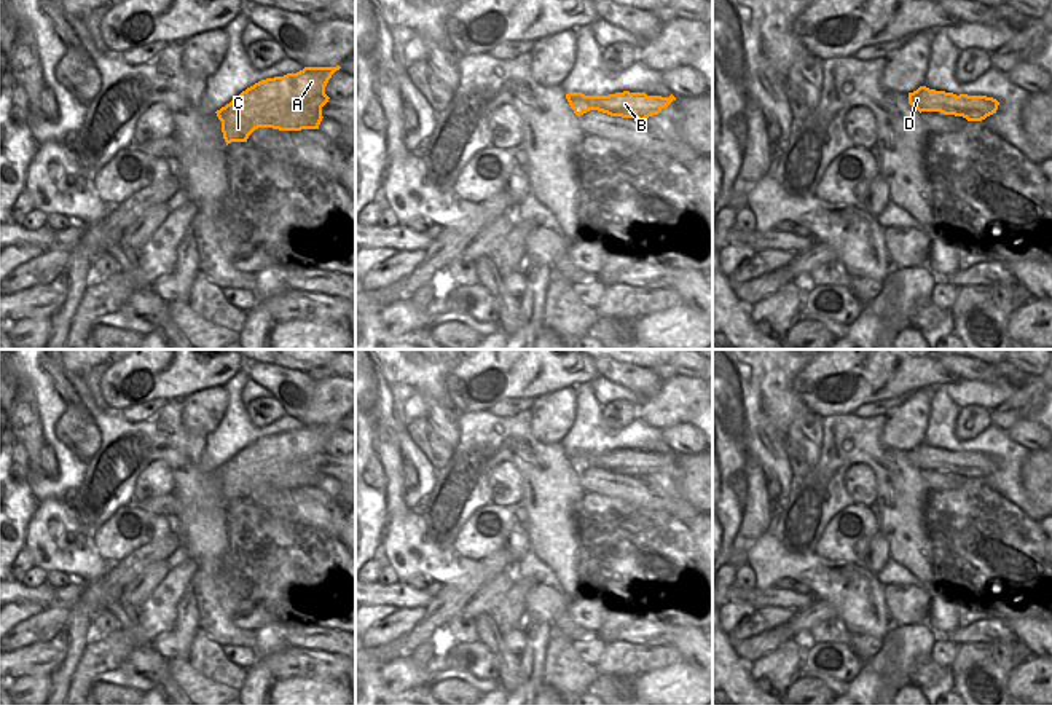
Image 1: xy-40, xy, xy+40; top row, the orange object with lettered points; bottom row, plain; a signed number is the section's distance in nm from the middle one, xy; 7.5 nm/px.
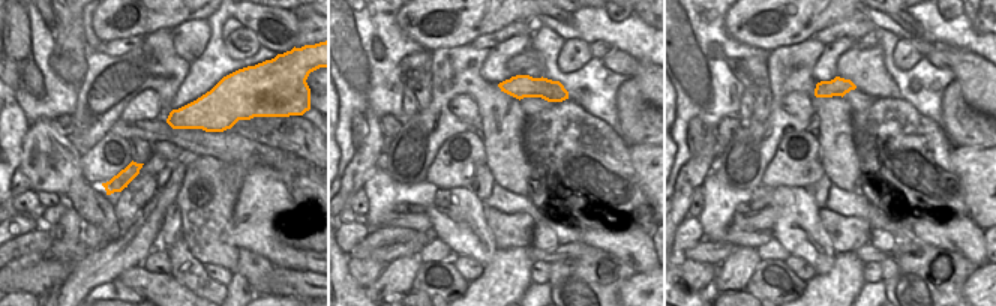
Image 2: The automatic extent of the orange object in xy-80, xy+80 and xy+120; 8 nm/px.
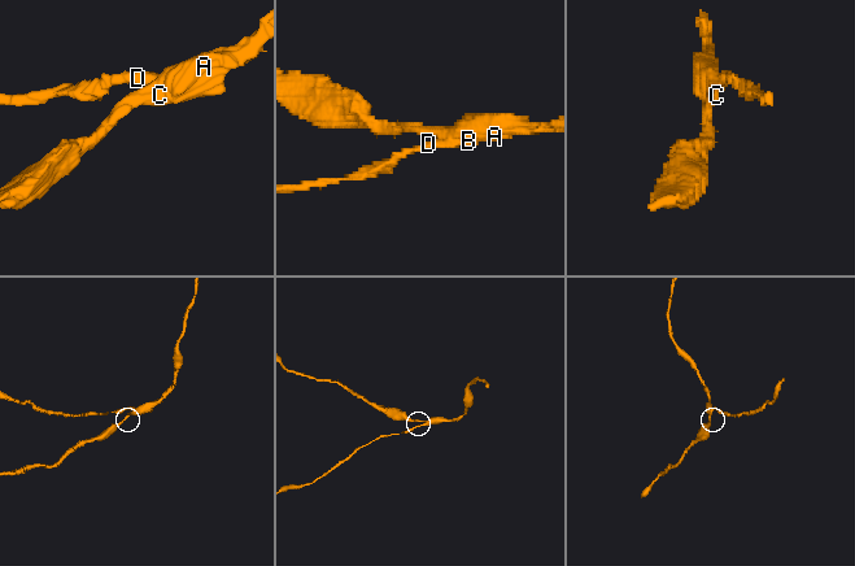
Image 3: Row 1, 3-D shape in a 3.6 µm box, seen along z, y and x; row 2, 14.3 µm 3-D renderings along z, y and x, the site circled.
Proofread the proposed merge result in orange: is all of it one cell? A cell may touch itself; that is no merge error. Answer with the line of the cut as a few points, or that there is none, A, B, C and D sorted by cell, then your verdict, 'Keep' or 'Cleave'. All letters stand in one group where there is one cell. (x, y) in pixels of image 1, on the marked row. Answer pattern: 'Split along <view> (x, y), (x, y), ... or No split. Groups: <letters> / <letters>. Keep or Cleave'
Split along xy (624, 91), (633, 96), (668, 98). Groups: A C / B D. Cleave

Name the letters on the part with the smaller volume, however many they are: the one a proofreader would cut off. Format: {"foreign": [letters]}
{"foreign": ["B", "D"]}

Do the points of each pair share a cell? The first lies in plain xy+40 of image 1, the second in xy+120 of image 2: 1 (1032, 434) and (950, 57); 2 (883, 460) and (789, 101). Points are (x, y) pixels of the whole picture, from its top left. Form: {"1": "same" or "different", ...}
{"1": "same", "2": "different"}

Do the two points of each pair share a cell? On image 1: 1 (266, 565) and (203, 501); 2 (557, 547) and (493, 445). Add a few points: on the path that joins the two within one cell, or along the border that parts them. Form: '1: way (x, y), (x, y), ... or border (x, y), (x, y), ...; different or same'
1: border (227, 512), (228, 539); different
2: way (552, 517), (550, 485), (523, 458); same

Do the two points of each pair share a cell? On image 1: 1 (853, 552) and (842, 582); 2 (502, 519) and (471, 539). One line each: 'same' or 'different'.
1: different
2: same

